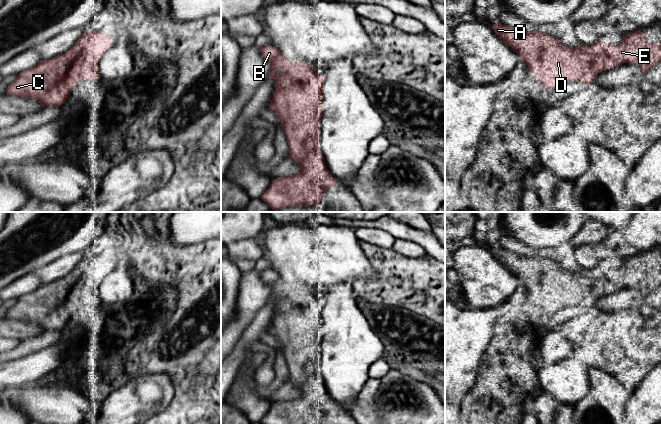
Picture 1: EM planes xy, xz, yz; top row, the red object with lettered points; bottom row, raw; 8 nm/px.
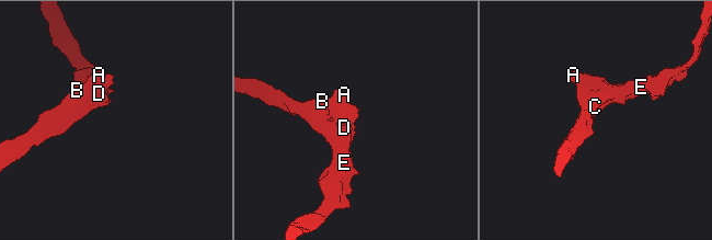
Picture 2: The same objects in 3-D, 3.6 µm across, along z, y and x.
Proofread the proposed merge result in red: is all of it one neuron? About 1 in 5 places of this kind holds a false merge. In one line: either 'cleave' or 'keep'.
keep

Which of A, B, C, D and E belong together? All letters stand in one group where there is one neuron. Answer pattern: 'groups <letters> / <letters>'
groups A B C D E

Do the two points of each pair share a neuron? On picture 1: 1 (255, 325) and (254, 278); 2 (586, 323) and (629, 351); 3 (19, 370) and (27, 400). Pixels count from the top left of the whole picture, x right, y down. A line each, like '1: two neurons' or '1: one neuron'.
1: two neurons
2: one neuron
3: two neurons

